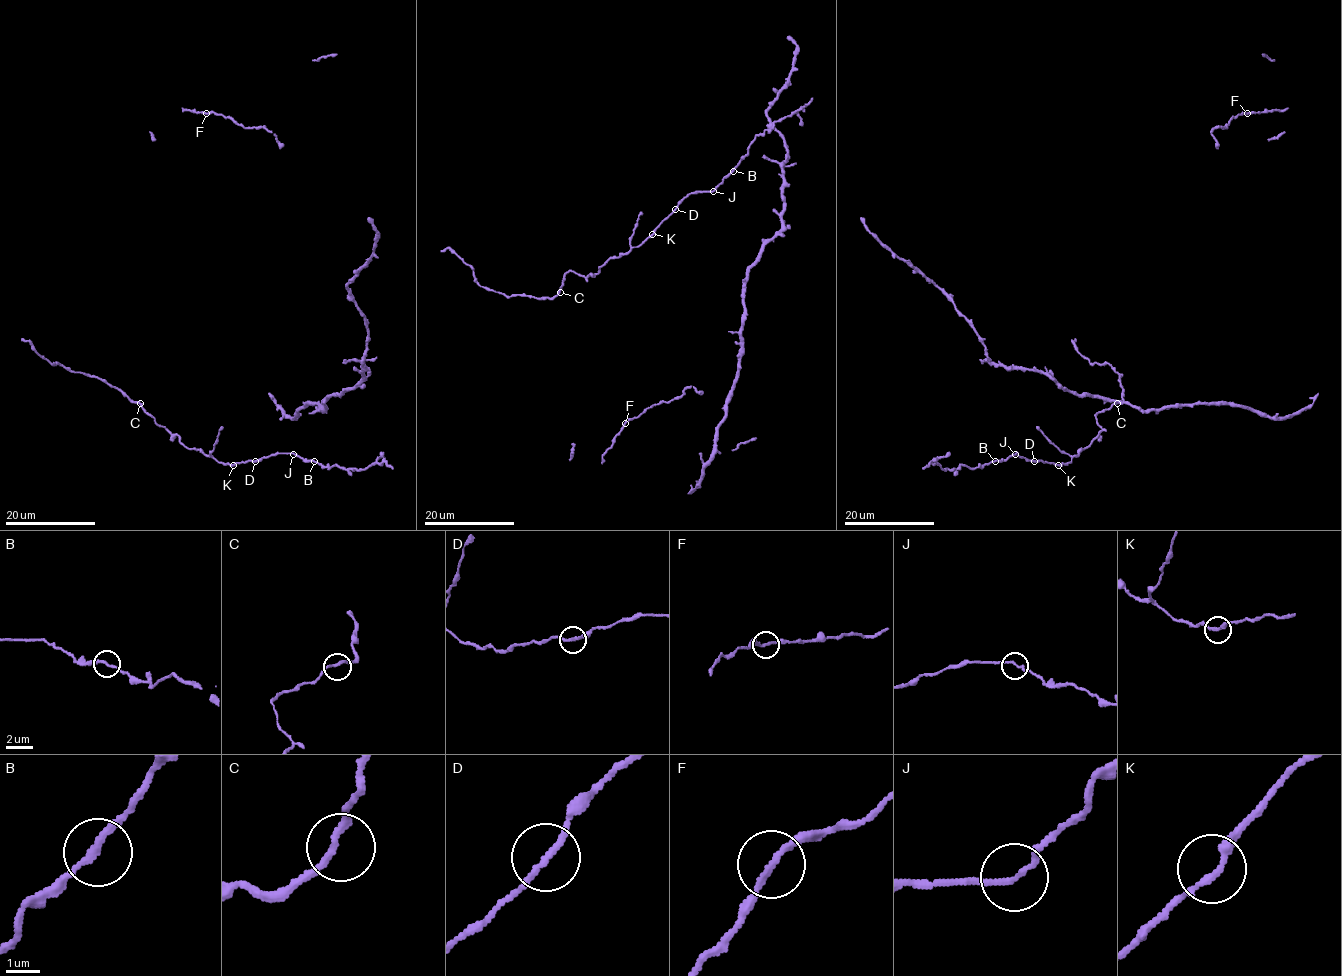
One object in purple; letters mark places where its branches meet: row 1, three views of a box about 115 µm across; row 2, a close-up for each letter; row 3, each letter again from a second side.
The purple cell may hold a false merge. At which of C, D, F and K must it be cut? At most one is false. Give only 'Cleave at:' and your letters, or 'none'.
Cleave at: none

